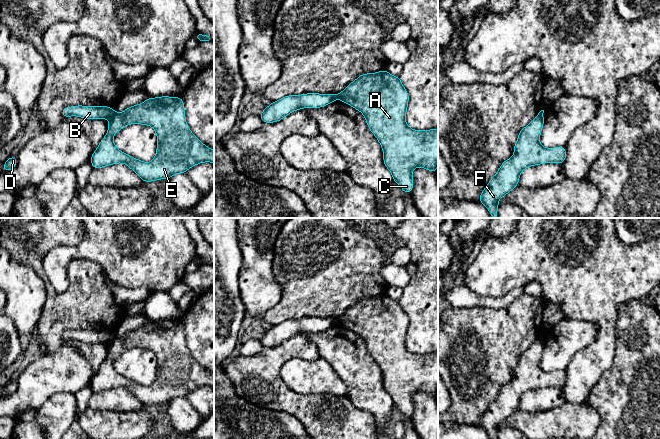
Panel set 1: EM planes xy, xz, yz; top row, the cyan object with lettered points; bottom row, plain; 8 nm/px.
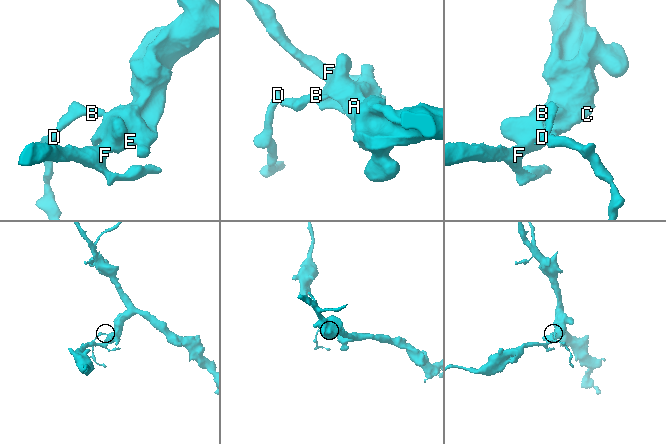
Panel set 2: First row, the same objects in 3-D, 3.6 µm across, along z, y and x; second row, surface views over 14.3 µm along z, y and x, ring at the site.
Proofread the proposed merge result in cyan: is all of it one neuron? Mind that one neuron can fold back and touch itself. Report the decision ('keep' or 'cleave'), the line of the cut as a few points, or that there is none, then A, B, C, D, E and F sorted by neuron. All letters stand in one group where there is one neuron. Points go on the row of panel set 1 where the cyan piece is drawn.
cleave; cut xy (115, 111), (110, 118); groups A C E F / B D

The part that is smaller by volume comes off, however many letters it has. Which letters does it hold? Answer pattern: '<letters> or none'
B, D

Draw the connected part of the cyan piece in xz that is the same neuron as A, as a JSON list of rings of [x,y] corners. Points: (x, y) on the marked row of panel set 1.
[[[386,69],[377,73],[366,73],[358,76],[356,80],[347,85],[346,89],[337,94],[337,98],[351,107],[360,111],[365,119],[369,130],[379,141],[383,150],[383,162],[391,172],[394,183],[410,194],[413,191],[412,172],[416,167],[422,167],[436,173],[438,166],[438,128],[430,130],[414,130],[406,123],[406,112],[409,102],[409,94],[398,76],[391,75]]]

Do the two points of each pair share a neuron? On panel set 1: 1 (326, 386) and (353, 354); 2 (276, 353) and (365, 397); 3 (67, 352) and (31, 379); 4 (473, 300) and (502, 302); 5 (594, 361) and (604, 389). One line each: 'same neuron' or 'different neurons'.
1: different neurons
2: different neurons
3: same neuron
4: same neuron
5: different neurons

